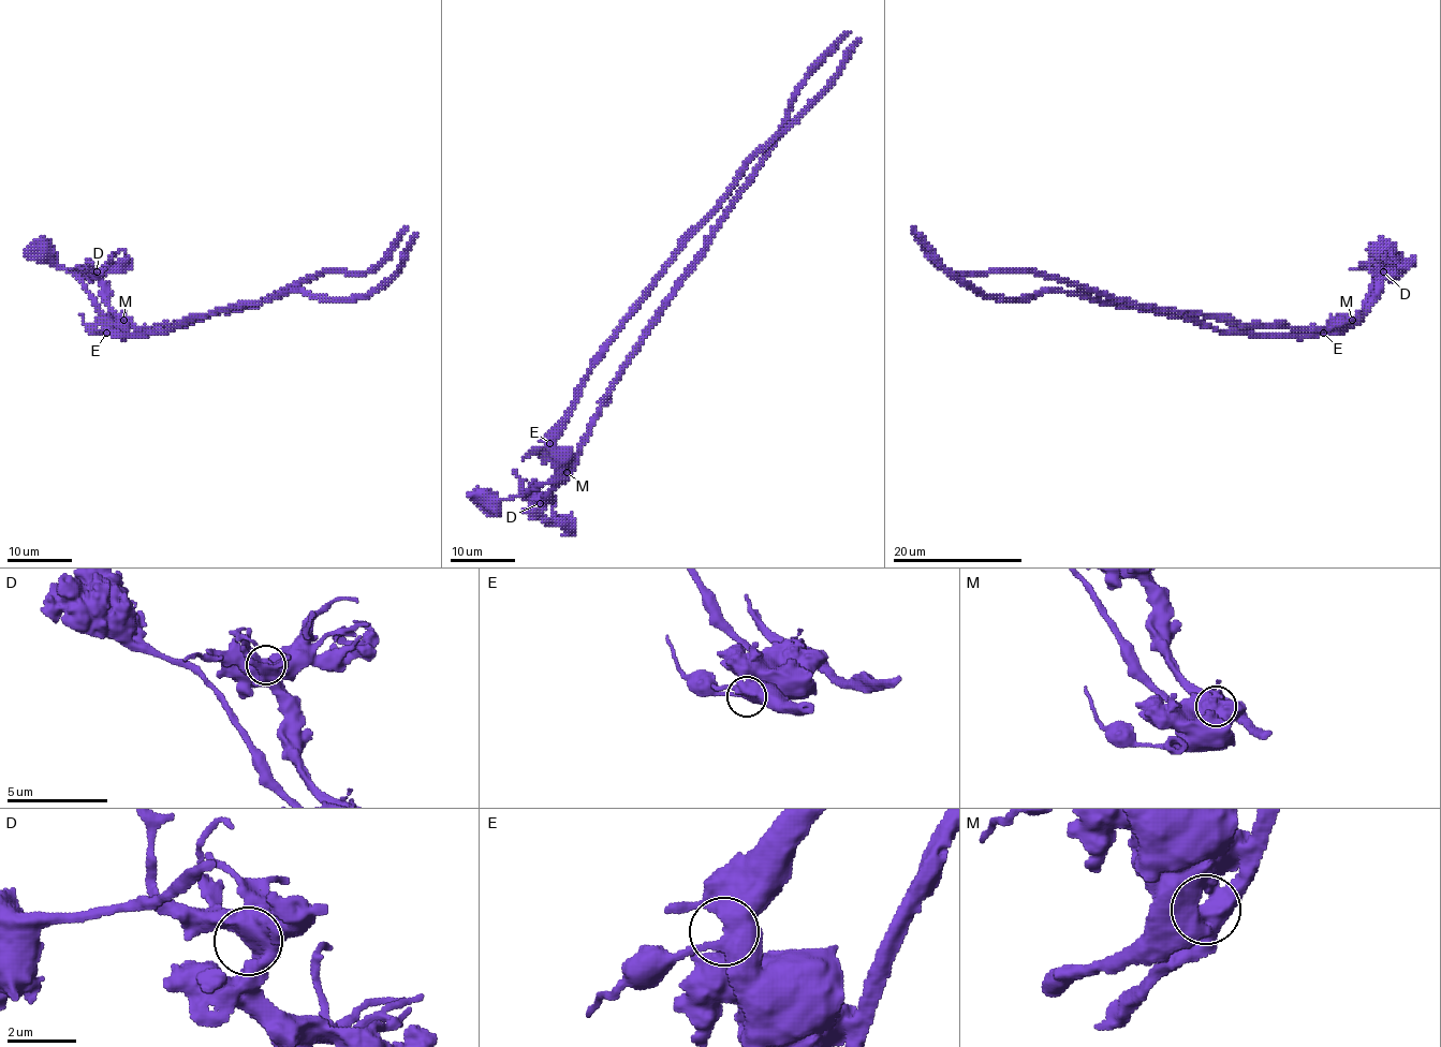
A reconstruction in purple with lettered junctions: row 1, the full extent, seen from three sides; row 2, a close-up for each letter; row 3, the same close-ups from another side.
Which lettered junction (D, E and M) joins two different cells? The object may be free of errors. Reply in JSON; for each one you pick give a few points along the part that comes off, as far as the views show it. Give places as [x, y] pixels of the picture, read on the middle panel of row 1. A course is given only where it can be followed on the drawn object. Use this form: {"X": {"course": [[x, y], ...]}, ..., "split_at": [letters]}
{"M": {"course": [[565, 472], [626, 360], [768, 148], [794, 91], [848, 31]]}, "split_at": ["M"]}

